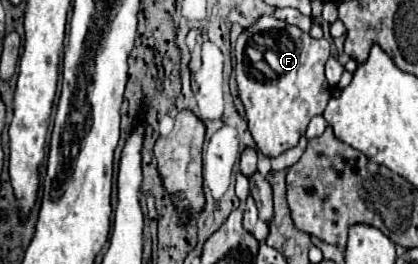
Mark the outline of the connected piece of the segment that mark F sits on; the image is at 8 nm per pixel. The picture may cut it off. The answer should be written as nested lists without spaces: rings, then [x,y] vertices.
[[[261,16],[237,38],[235,76],[239,98],[245,106],[249,132],[267,158],[275,158],[297,146],[309,120],[323,114],[331,98],[331,86],[323,72],[331,54],[329,50],[331,46],[325,38],[315,40],[307,32],[277,20],[275,16]]]

